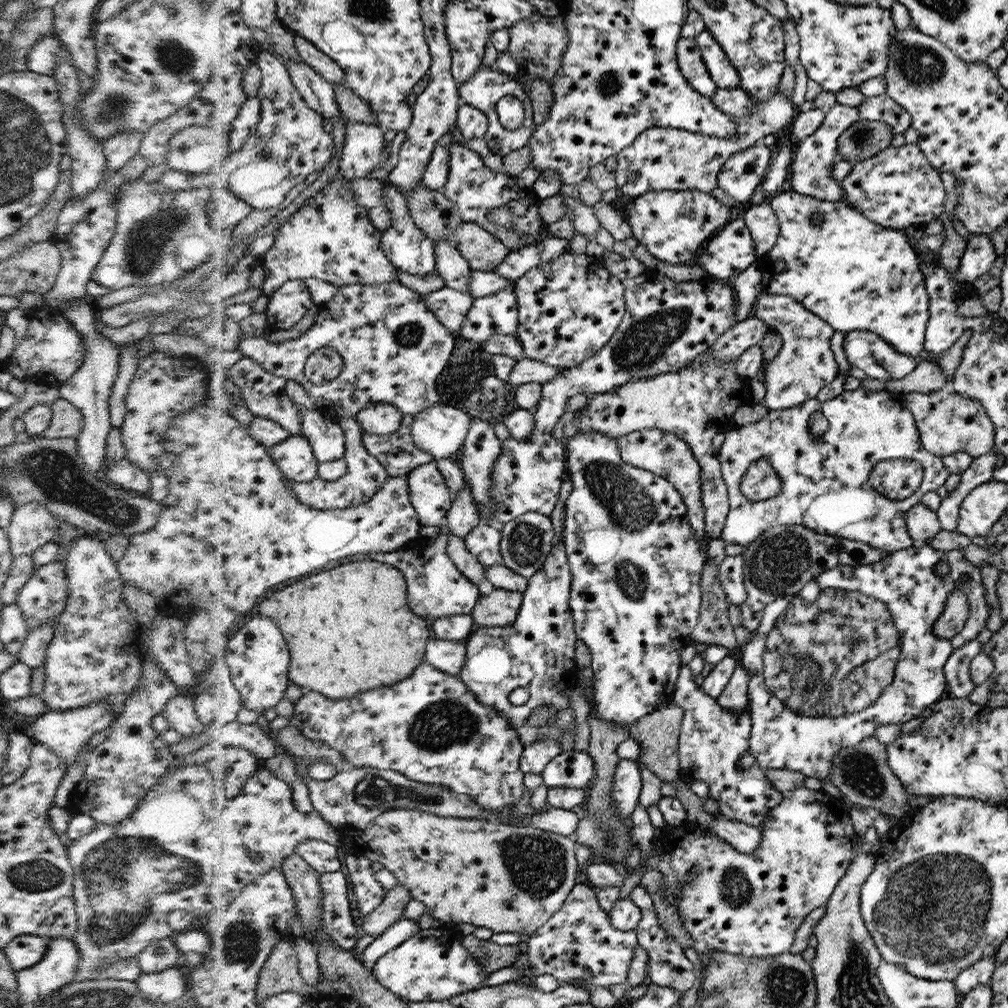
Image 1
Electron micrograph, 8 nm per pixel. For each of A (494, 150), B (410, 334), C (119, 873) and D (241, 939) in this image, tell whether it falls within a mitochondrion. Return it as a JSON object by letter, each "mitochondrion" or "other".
{"A":"other","B":"mitochondrion","C":"mitochondrion","D":"mitochondrion"}

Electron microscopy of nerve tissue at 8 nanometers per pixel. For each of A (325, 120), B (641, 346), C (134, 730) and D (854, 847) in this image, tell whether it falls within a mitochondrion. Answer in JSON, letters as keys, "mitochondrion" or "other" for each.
{"A":"other","B":"mitochondrion","C":"other","D":"other"}

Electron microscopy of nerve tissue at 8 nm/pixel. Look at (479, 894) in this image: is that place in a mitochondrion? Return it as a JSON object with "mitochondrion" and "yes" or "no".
{"mitochondrion":"no"}

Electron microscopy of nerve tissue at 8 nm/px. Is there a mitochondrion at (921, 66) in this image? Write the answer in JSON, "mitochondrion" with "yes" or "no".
{"mitochondrion":"yes"}

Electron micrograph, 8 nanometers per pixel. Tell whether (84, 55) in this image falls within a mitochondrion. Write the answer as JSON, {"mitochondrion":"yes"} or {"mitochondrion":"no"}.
{"mitochondrion":"no"}

